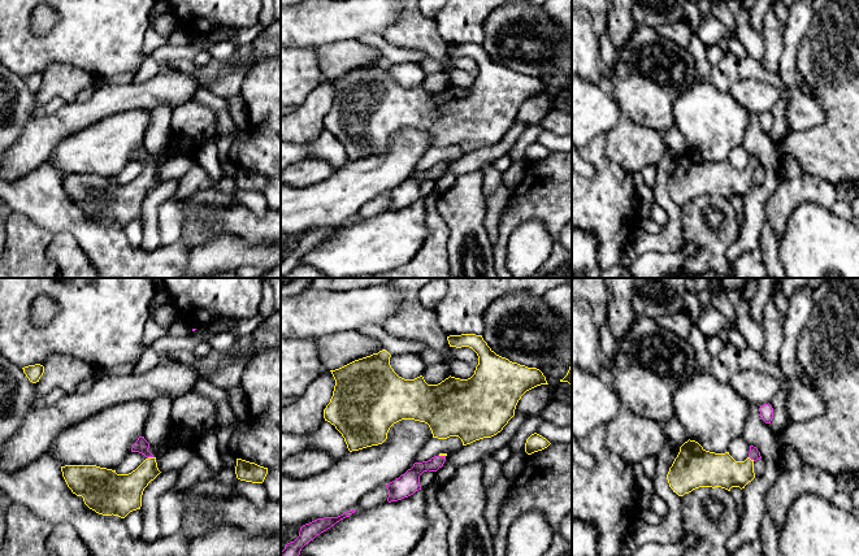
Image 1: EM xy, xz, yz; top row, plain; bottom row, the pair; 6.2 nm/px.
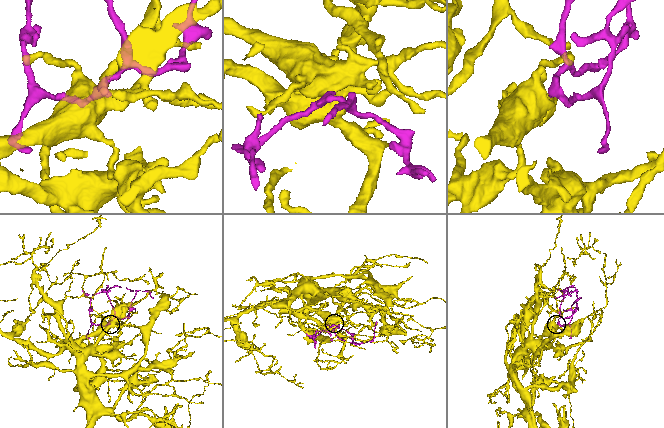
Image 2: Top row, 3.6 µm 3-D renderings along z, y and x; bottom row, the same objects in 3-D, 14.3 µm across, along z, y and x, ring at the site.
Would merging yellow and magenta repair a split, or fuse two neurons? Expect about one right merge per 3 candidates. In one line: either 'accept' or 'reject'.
accept

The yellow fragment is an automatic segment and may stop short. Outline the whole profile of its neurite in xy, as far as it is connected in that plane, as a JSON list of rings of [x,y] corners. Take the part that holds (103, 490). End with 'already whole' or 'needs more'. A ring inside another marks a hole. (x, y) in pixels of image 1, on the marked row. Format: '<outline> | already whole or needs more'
[[[139,436],[131,452],[147,459],[129,474],[117,474],[116,470],[96,465],[65,465],[61,466],[62,477],[71,492],[82,496],[90,509],[103,516],[125,518],[140,509],[144,488],[161,473],[148,448],[149,443]]] | needs more

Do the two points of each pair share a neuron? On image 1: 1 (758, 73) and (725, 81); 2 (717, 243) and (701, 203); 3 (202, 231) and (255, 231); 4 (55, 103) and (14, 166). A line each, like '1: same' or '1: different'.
1: same
2: same
3: same
4: different

